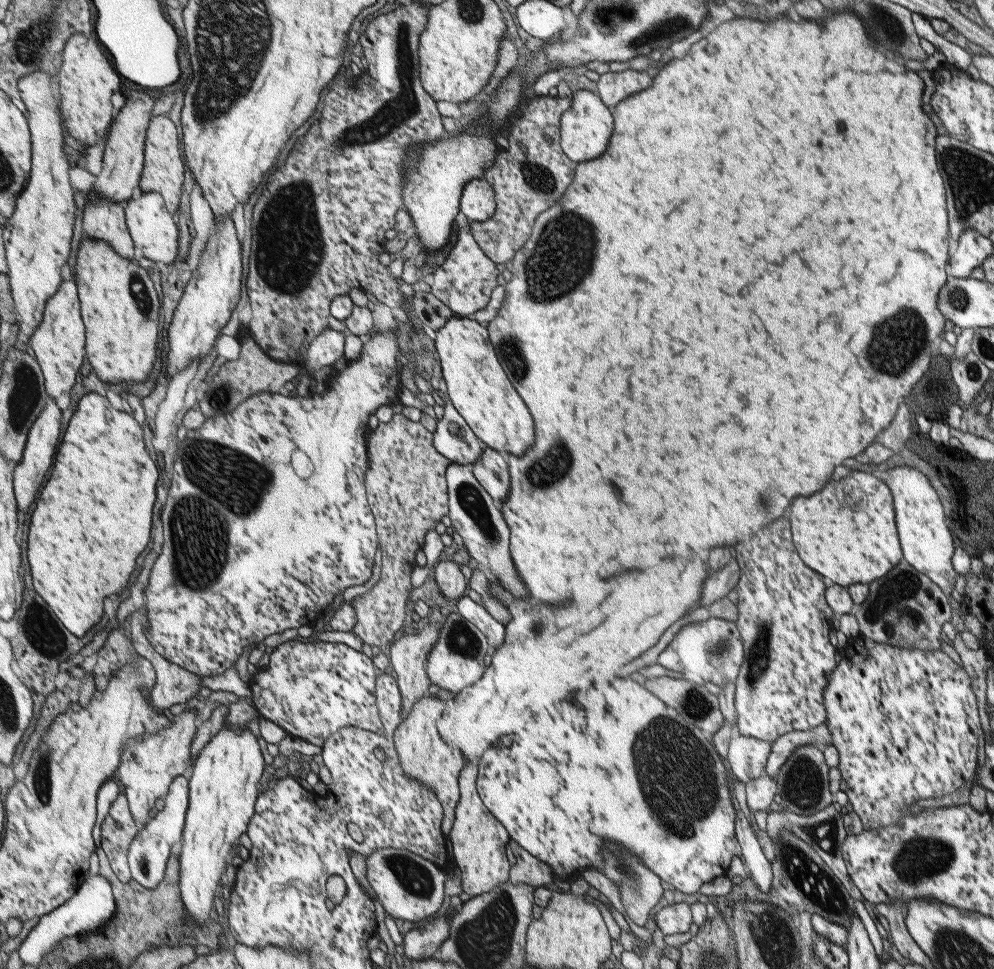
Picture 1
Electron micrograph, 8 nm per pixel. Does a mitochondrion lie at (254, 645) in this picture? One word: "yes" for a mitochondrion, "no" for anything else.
no

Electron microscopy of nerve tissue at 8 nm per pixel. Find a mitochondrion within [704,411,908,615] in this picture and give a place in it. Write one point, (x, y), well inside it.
(767, 503)

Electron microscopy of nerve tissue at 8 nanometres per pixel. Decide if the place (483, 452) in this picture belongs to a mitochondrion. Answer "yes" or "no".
no

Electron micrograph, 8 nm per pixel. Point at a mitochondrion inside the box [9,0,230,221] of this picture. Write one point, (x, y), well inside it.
(33, 49)

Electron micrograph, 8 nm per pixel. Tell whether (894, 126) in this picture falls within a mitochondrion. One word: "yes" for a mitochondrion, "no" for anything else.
no

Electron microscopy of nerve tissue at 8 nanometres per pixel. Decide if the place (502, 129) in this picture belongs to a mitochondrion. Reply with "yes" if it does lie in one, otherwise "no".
no

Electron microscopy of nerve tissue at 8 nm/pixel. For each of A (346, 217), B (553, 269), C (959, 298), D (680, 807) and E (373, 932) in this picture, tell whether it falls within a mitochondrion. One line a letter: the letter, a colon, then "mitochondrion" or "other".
A: other
B: mitochondrion
C: mitochondrion
D: mitochondrion
E: other

